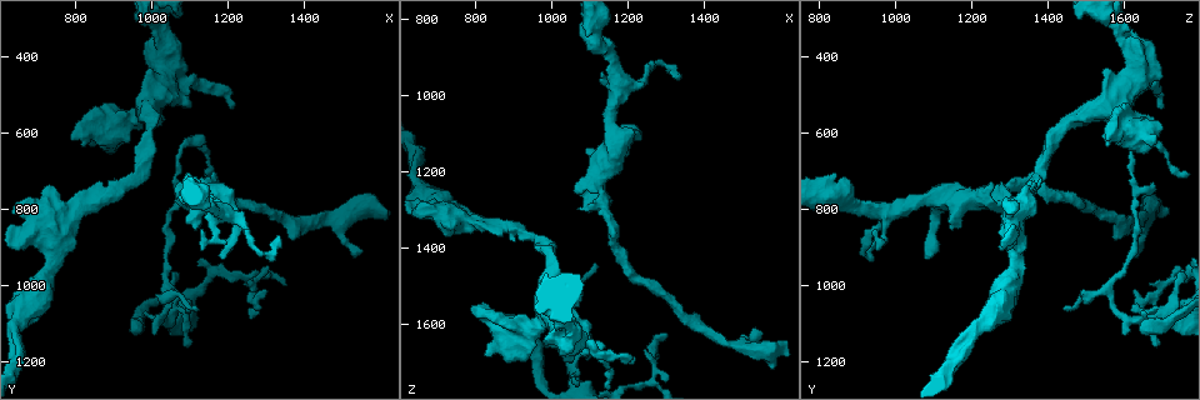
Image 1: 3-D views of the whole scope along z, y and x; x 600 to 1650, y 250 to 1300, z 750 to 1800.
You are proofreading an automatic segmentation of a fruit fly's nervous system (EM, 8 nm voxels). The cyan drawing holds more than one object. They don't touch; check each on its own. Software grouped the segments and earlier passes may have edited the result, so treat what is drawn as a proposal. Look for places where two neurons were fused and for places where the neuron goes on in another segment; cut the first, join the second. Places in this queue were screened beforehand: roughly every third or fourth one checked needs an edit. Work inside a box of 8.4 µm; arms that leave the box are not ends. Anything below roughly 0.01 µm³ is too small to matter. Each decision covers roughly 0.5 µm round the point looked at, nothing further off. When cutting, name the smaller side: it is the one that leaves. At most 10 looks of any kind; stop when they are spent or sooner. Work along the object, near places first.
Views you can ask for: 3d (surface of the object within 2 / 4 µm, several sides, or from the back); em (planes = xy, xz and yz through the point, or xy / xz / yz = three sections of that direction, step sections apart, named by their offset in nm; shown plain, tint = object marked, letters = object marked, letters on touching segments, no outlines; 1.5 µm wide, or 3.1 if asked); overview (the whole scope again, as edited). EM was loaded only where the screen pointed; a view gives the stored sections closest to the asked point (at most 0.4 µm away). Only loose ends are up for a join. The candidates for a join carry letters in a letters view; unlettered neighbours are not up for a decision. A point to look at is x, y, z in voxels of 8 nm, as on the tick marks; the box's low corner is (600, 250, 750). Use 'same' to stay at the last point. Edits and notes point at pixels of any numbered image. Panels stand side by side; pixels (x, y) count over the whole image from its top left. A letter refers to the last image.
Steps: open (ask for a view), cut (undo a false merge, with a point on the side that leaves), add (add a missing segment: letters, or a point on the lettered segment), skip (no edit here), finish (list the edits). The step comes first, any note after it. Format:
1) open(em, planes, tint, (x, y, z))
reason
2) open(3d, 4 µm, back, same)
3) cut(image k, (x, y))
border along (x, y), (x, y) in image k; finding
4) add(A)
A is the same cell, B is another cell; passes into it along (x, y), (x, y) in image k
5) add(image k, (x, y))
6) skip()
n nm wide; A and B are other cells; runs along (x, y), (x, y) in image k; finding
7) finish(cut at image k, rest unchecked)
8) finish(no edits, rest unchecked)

open(em, planes, letters, (1115, 1060, 1445))
thin end

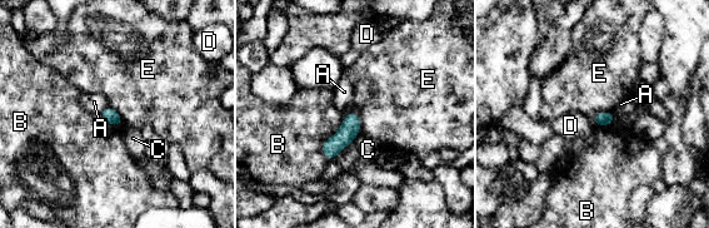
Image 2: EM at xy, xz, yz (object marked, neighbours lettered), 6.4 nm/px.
skip()
B touches over 300 nm; A, B, C, D and E are other cells; border along (354, 110), (359, 120), (359, 132) in image 2; no lettered segment goes on from it

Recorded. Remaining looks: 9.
open(3d, 2 µm, (830, 625, 1690))
thick end

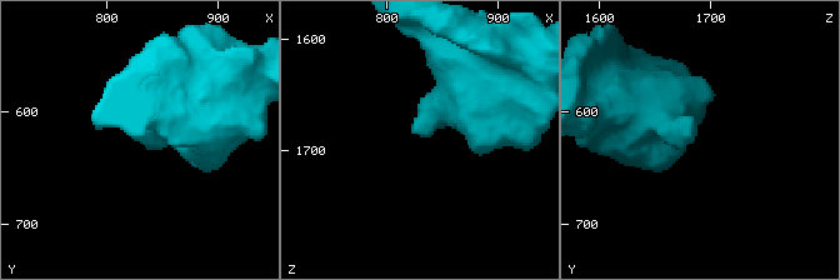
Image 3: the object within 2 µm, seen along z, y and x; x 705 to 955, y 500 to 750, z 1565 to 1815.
open(em, xz, step 8, letters, (830, 620, 1688))
need the tissue

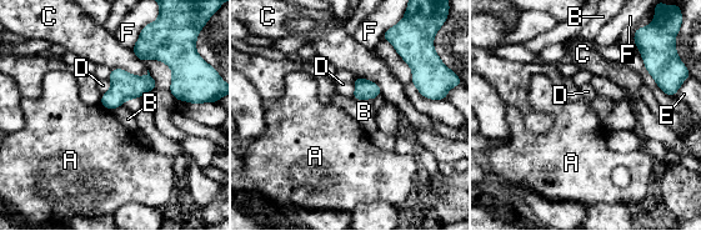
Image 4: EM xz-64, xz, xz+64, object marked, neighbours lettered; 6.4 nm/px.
open(em, planes, letters, same)

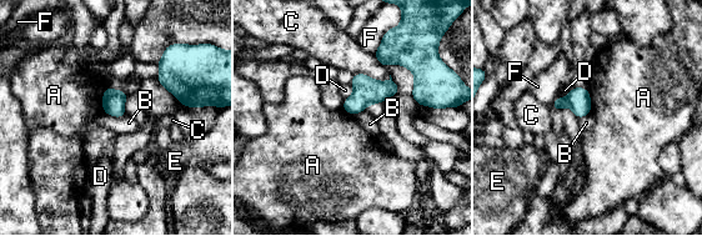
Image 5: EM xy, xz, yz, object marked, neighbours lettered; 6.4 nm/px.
skip()
A, B, C, D, E and F are other cells; border along (106, 88), (103, 95), (103, 111) in image 5; no lettered segment goes on from it

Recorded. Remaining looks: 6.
open(em, xz, step 4, tint, (730, 820, 1305))
four arms meet

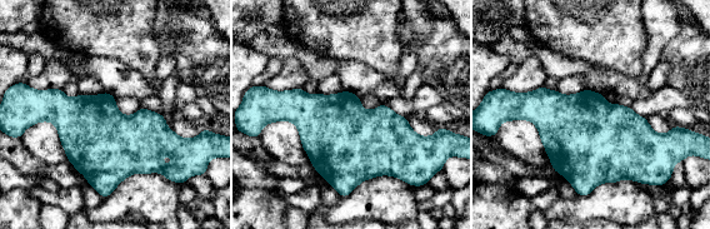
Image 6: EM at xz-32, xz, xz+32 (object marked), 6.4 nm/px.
open(em, planes, letters, same)

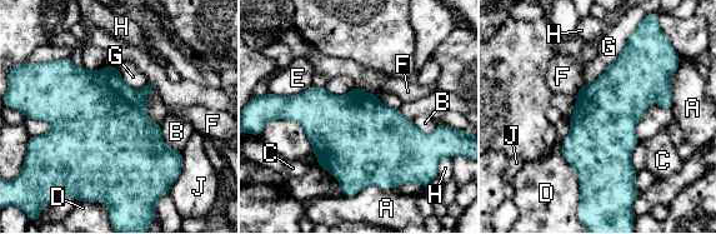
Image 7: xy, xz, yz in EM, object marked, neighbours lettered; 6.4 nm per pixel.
skip()
440 nm wide; G touches over 440 nm; A, B, C, D, E, F, G, H and J are other cells; one neuron here

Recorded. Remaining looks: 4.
open(3d, 2 µm, (1190, 920, 1085))
free end

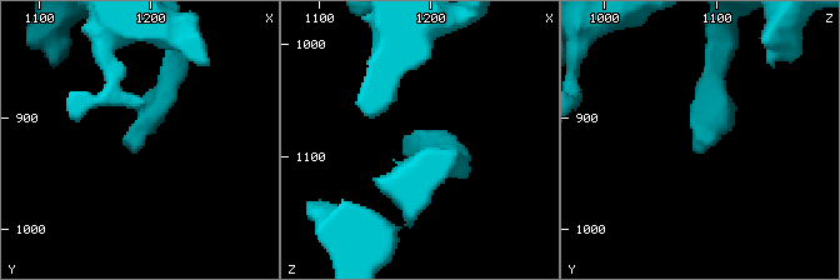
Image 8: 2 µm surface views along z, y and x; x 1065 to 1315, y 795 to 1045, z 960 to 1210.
open(em, 3.1 µm, xz, step 8, letters, (1190, 924, 1076))
shape alone is not enough

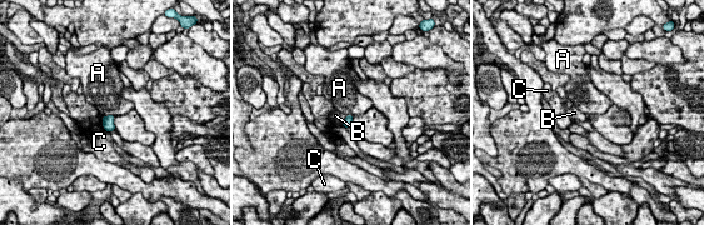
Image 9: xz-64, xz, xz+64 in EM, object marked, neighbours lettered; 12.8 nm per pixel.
open(em, 3.1 µm, planes, letters, same)

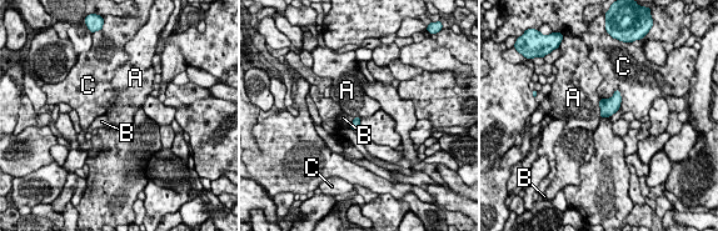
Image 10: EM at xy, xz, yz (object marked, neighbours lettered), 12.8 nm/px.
skip()
A, B and C are other cells; no lettered segment goes on from it

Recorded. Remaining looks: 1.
finish(no edits, rest unchecked)

